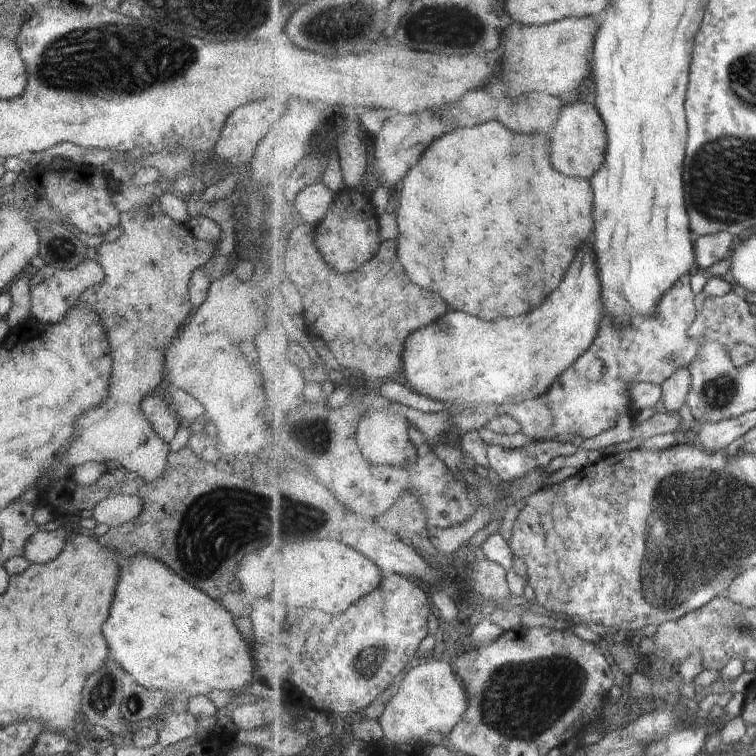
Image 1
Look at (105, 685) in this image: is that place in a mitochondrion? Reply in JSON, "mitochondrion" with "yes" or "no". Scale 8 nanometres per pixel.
{"mitochondrion":"yes"}

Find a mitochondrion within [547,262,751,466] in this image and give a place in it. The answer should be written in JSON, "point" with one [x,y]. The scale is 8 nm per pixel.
{"point":[718,392]}

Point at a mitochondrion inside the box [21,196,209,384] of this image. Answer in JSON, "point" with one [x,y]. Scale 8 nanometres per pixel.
{"point":[60,248]}

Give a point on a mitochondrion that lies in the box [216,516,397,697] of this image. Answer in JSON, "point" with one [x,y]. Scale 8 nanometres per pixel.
{"point":[368,661]}

